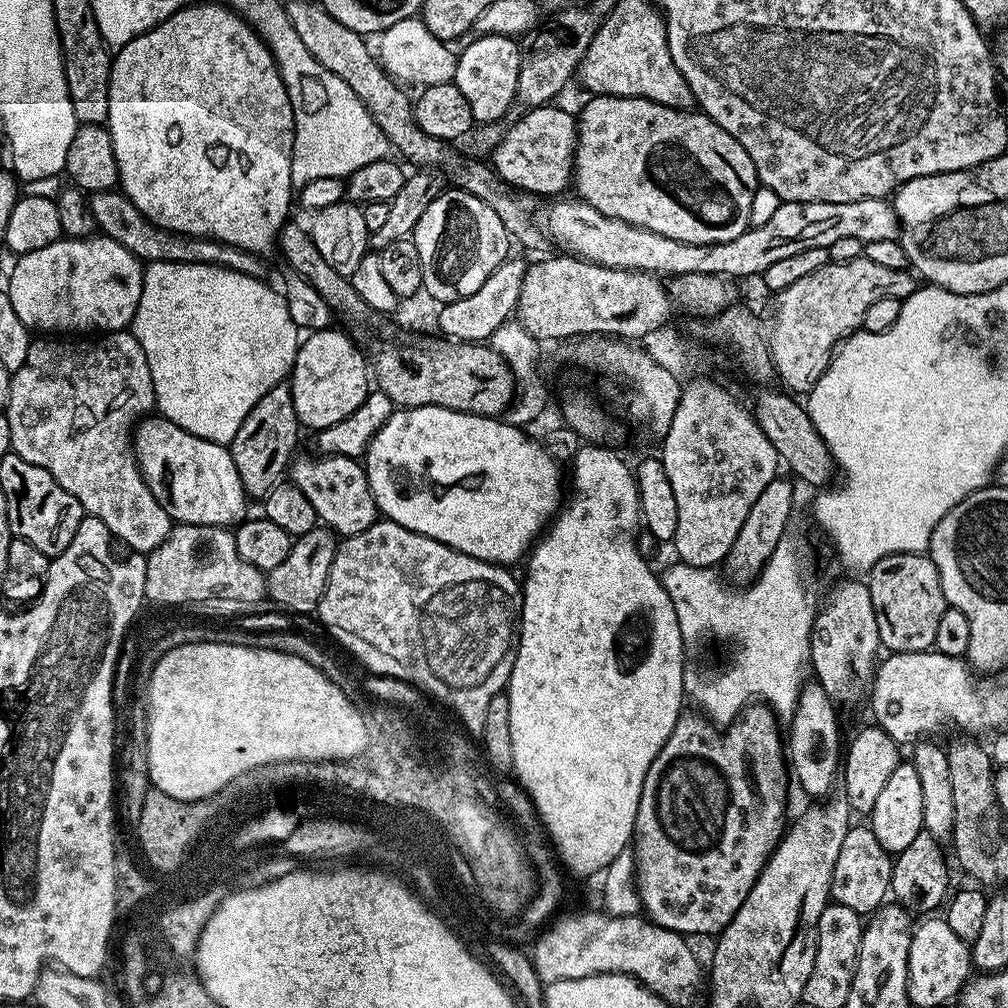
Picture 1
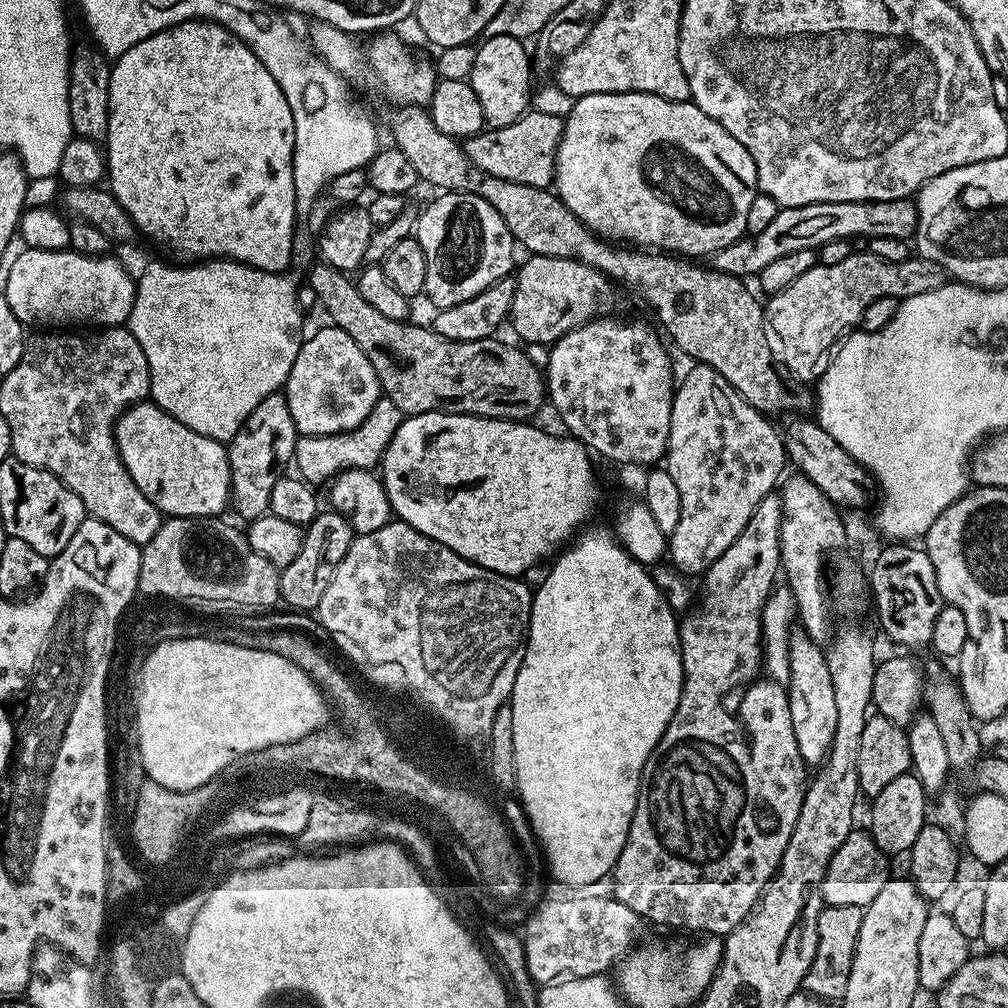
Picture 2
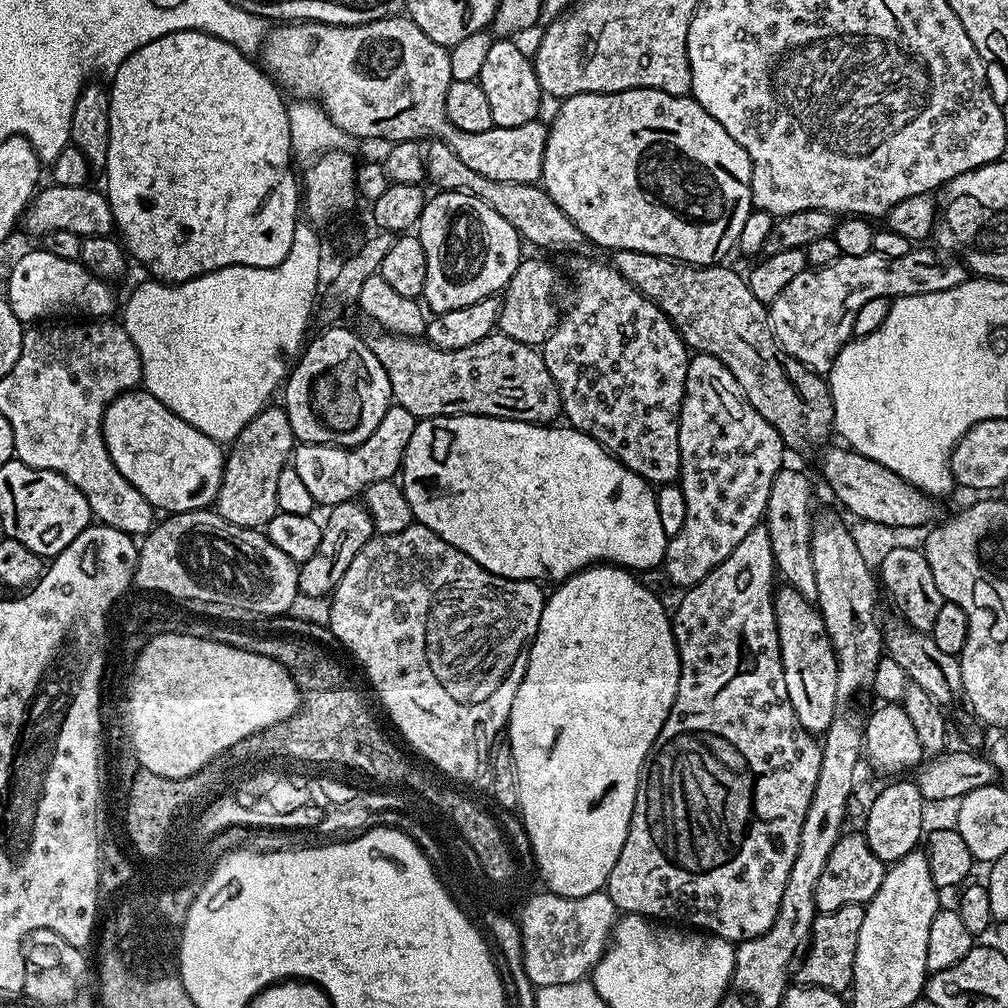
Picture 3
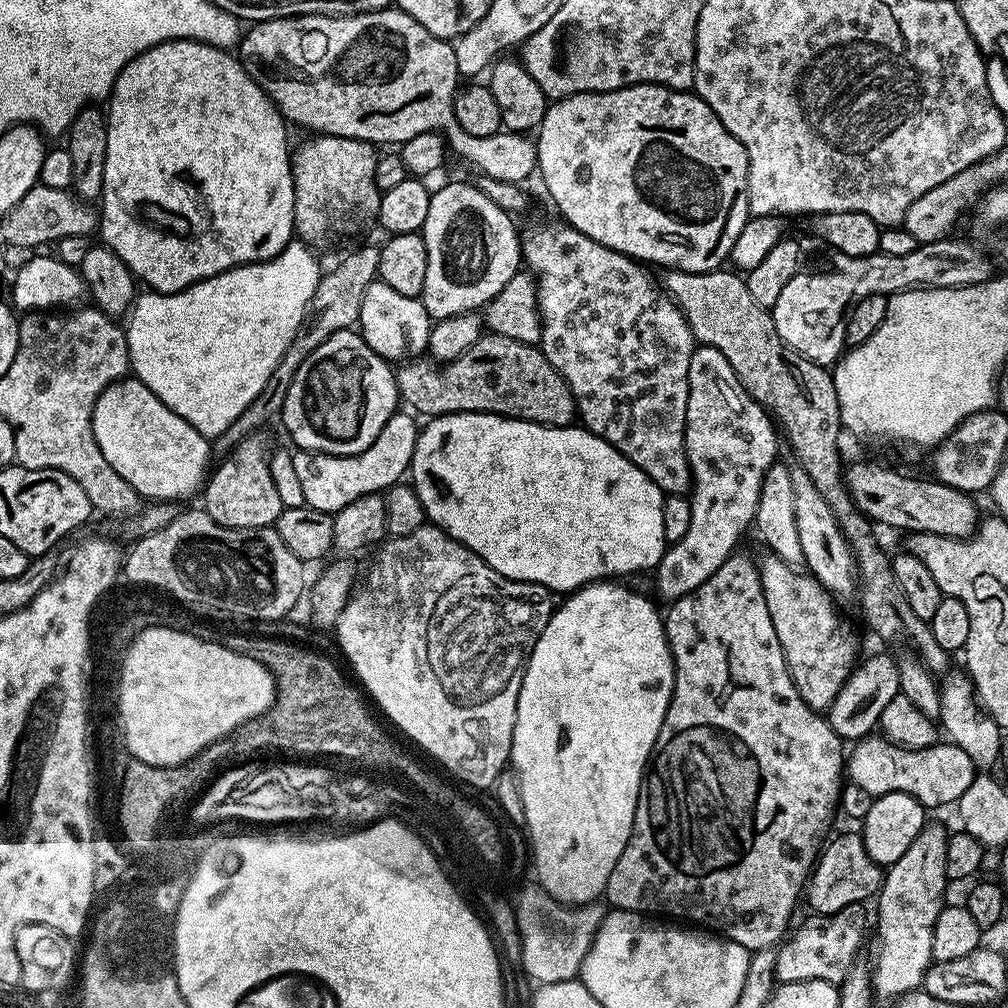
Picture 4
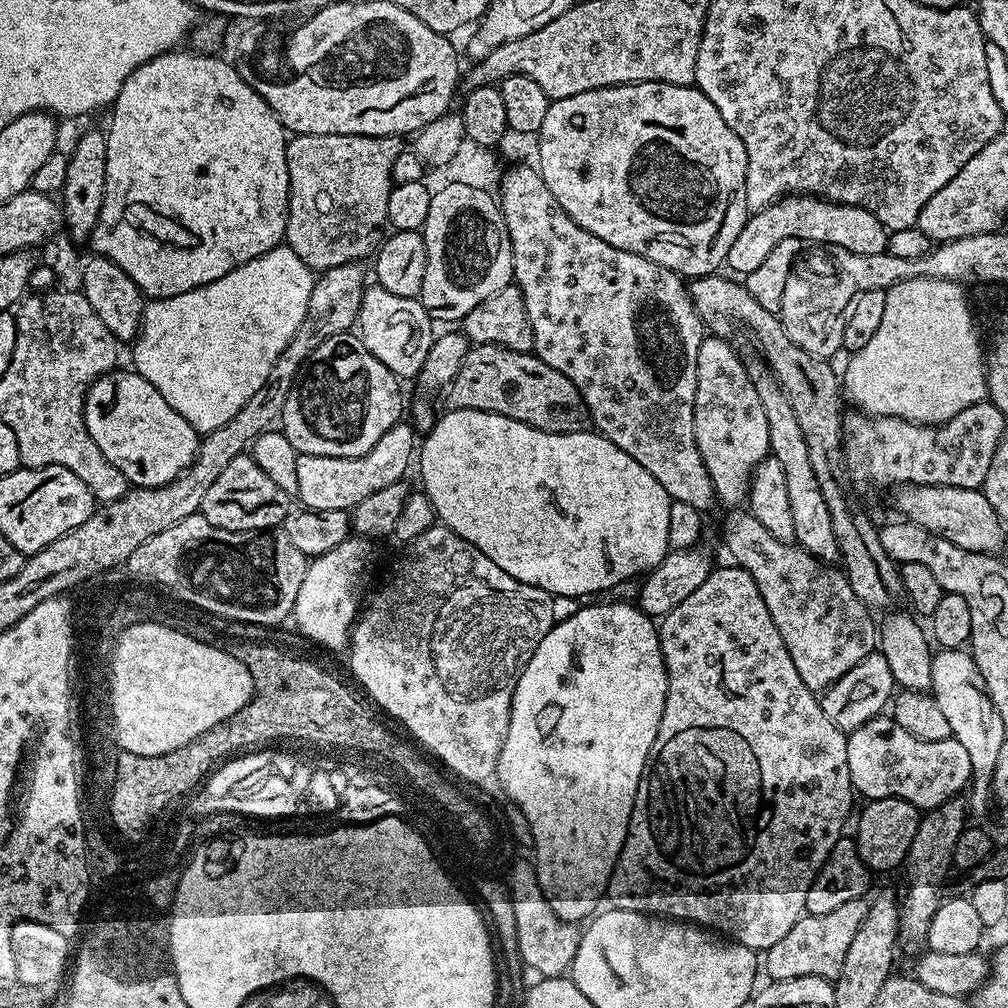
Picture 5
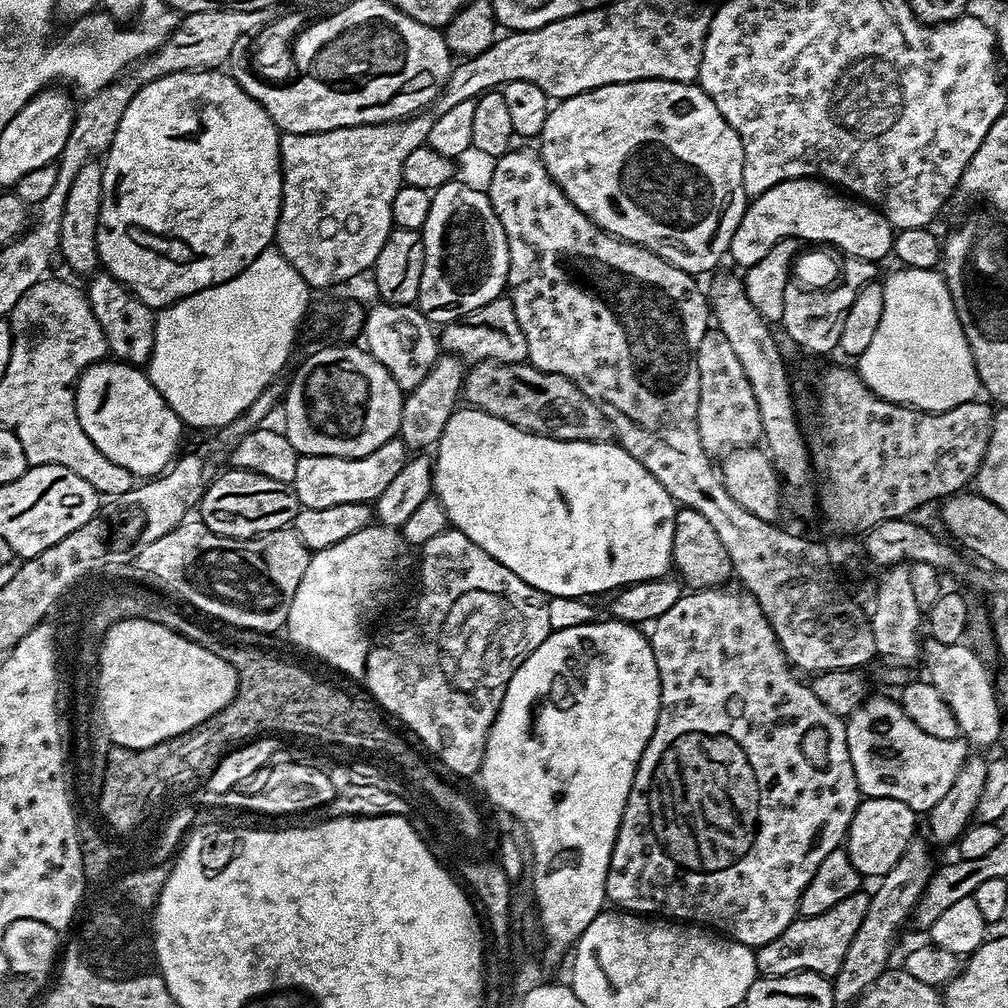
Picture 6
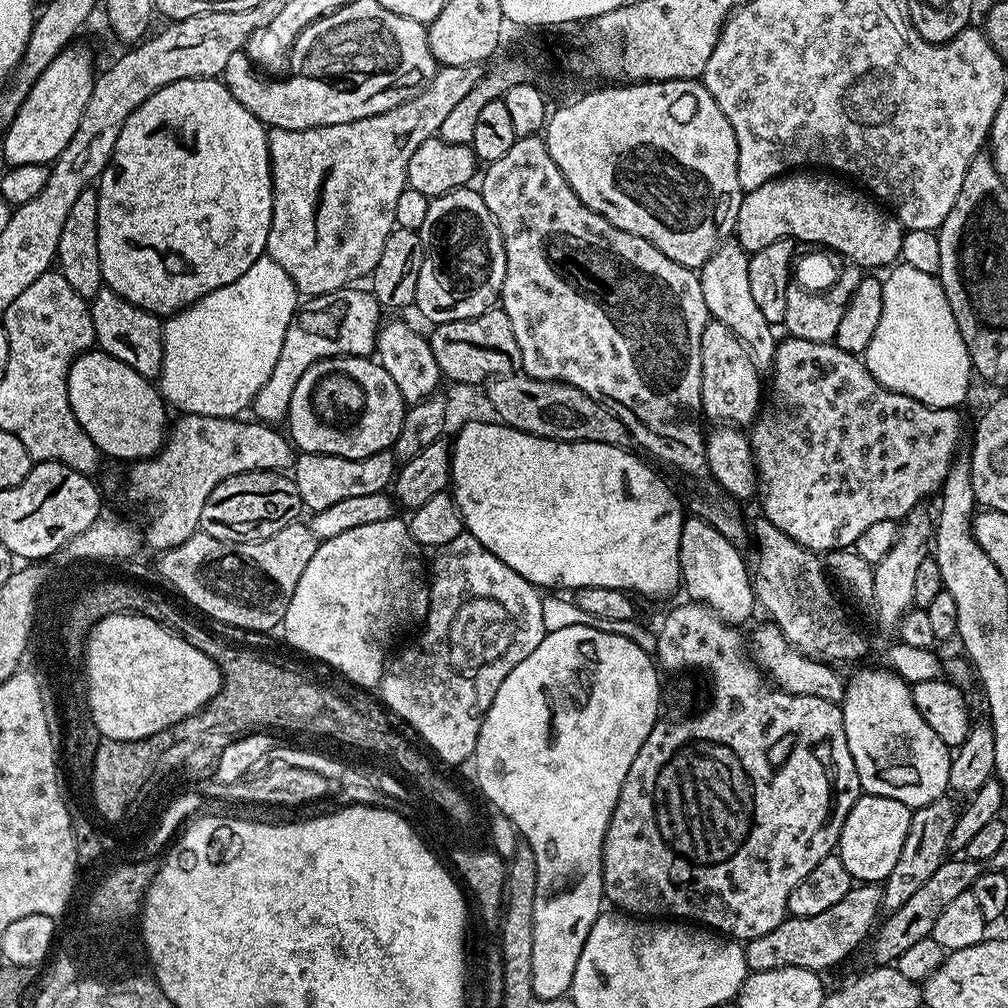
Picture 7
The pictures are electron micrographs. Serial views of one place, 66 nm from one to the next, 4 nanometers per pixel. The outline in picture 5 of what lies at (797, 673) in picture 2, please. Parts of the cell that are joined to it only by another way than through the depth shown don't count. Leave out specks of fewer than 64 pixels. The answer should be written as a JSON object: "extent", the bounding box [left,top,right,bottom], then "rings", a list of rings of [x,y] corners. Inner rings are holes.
{"extent":[724,510,878,694],"rings":[[[732,510],[728,517],[724,520],[724,544],[728,547],[728,552],[733,556],[735,563],[748,571],[750,578],[754,578],[754,582],[758,586],[758,594],[762,594],[762,602],[766,602],[766,610],[770,610],[770,618],[774,618],[774,626],[778,626],[778,634],[782,634],[782,642],[786,642],[786,650],[790,650],[790,658],[794,658],[794,666],[798,670],[798,675],[802,678],[802,682],[806,682],[806,686],[817,694],[823,693],[834,682],[838,682],[838,678],[842,678],[842,674],[846,674],[850,670],[854,670],[854,666],[858,666],[858,662],[862,662],[862,658],[866,658],[878,648],[878,624],[874,619],[873,613],[858,598],[858,594],[854,594],[854,590],[850,586],[848,577],[843,571],[836,570],[832,573],[827,563],[819,560],[817,556],[811,556],[805,548],[793,542],[787,544],[778,538],[774,538],[774,534],[770,534],[770,530],[766,530],[766,526],[762,526],[762,522],[758,522],[758,518],[754,518],[751,512],[747,510]]]}

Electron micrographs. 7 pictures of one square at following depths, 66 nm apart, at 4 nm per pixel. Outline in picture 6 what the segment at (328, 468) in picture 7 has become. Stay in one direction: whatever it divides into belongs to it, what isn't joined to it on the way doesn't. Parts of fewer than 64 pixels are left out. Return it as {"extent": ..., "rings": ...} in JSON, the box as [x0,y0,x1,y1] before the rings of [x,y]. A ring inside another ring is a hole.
{"extent":[291,440,410,510],"rings":[[[399,440],[382,442],[374,454],[362,458],[338,458],[337,456],[300,456],[298,470],[294,470],[291,489],[295,492],[301,508],[322,510],[326,506],[342,506],[342,502],[366,504],[374,502],[394,482],[394,477],[406,466],[410,449]]]}

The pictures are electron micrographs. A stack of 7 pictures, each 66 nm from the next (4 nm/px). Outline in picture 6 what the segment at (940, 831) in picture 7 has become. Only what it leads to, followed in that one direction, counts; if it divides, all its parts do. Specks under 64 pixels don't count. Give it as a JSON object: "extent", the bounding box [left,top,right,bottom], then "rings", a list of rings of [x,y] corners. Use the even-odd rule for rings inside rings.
{"extent":[832,838,934,1007],"rings":[[[913,838],[898,862],[879,879],[876,890],[871,893],[869,909],[862,918],[858,933],[846,950],[846,958],[842,960],[839,974],[832,978],[832,999],[835,1005],[847,1007],[851,1005],[874,981],[889,967],[892,946],[898,928],[909,921],[915,905],[928,885],[934,870],[931,856],[926,852],[927,841]]]}

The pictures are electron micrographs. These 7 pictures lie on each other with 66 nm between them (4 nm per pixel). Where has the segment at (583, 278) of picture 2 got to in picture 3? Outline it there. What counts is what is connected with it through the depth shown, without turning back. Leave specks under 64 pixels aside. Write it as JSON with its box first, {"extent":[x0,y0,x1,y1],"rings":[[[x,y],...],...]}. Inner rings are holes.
{"extent":[498,258,560,346],"rings":[[[538,258],[534,260],[521,259],[502,293],[498,321],[499,331],[514,338],[514,342],[542,346],[556,328],[560,317],[559,307],[556,308],[554,304],[555,288],[556,272],[550,263]]]}

